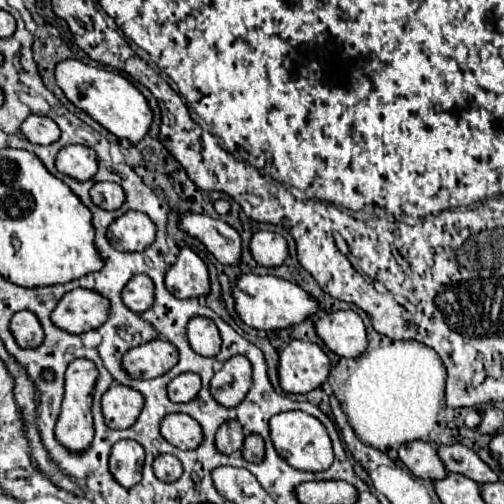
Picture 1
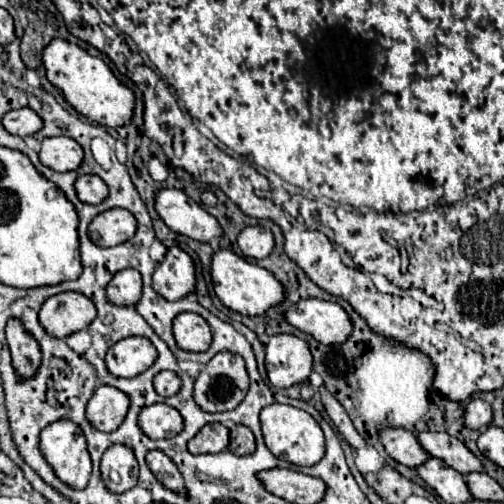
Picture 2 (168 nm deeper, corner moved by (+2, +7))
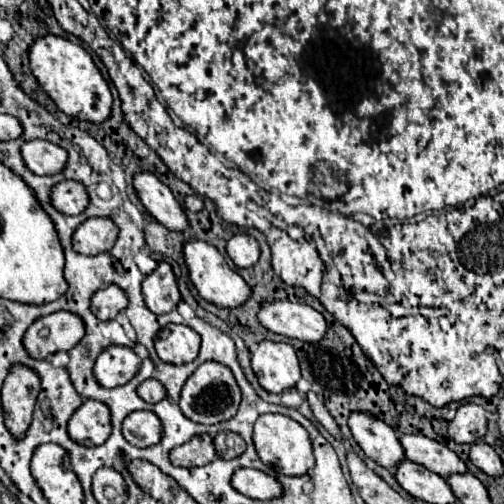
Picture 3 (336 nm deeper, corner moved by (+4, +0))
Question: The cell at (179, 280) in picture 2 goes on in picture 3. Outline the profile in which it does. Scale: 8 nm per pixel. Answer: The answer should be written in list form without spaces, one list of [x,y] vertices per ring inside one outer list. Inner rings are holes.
[[[160,261],[158,267],[150,275],[146,275],[146,279],[142,281],[142,295],[148,309],[156,315],[170,313],[172,309],[176,309],[182,297],[170,263]]]

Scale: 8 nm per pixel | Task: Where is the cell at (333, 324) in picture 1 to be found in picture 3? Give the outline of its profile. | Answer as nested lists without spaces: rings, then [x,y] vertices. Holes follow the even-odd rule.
[[[274,301],[264,303],[258,313],[260,323],[278,335],[300,339],[306,343],[318,343],[326,335],[326,319],[320,311],[306,303]]]

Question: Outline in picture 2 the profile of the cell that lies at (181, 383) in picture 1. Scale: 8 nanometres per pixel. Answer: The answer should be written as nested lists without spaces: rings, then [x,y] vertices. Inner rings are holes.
[[[158,372],[154,376],[154,390],[160,394],[160,396],[174,396],[178,390],[180,390],[180,378],[178,374],[174,372]]]

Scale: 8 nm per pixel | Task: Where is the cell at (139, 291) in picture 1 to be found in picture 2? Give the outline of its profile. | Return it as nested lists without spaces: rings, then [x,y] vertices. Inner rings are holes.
[[[128,268],[114,274],[110,284],[106,286],[106,300],[116,306],[134,306],[142,296],[142,280],[140,272]]]

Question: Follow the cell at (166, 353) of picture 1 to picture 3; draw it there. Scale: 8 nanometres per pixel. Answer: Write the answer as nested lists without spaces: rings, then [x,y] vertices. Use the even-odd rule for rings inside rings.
[[[112,345],[104,349],[94,365],[94,375],[102,387],[126,385],[142,367],[142,359],[130,347]]]

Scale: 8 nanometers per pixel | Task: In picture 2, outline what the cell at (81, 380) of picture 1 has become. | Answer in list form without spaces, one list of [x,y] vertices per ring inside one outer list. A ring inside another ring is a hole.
[[[68,420],[50,424],[40,434],[40,452],[54,474],[70,488],[86,488],[92,472],[92,460],[80,428]]]

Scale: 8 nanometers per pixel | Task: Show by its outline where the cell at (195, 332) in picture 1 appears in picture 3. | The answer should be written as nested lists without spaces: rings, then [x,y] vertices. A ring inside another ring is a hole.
[[[166,325],[156,337],[158,357],[166,363],[182,365],[198,357],[200,335],[188,325]]]

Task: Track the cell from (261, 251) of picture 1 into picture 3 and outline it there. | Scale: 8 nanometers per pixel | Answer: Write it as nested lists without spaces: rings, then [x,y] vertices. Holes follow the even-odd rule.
[[[234,235],[226,243],[226,253],[230,255],[236,267],[252,267],[260,259],[258,241],[250,235]]]

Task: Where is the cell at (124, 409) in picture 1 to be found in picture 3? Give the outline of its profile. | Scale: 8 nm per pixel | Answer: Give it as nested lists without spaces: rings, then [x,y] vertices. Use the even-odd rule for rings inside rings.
[[[86,399],[68,421],[68,433],[80,445],[102,445],[110,437],[110,409],[96,399]]]

